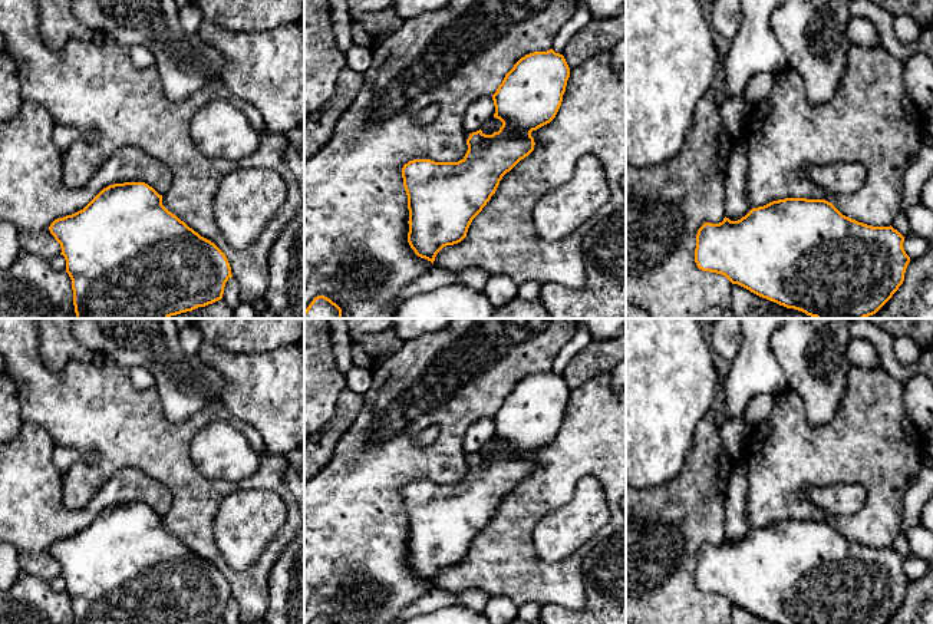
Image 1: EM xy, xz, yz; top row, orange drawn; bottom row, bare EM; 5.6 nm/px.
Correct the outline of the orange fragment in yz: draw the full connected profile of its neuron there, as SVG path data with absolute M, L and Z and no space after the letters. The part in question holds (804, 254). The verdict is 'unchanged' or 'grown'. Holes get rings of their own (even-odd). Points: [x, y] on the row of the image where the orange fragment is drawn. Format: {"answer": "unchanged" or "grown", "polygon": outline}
{"answer": "unchanged", "polygon": "M785 198L772 201L764 207L752 208L738 221L723 218L719 224L705 222L696 234L695 263L699 270L725 275L732 284L738 284L751 293L774 301L787 308L794 308L815 318L866 318L876 314L899 290L904 281L904 273L910 257L903 248L904 237L890 227L871 227L843 215L825 199Z"}

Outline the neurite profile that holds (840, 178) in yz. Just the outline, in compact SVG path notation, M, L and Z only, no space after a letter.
M838 162L804 168L802 178L837 197L858 191L864 182L866 172L860 164Z

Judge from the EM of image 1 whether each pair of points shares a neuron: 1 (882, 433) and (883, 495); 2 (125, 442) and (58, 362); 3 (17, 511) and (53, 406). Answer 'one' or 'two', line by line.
1: one
2: two
3: two

